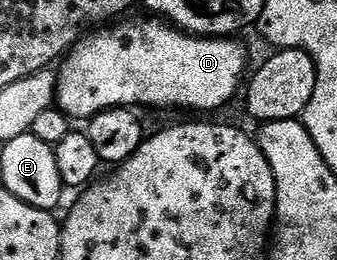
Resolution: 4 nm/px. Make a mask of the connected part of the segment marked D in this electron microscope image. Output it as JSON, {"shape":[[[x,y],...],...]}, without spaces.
{"shape":[[[157,17],[145,18],[139,23],[115,22],[110,25],[115,27],[107,31],[91,30],[83,34],[61,60],[62,72],[59,70],[56,75],[56,103],[71,120],[86,121],[110,107],[134,109],[137,103],[142,107],[183,107],[186,111],[212,111],[224,106],[237,91],[239,94],[247,71],[246,51],[237,43],[237,38],[192,35]]]}

